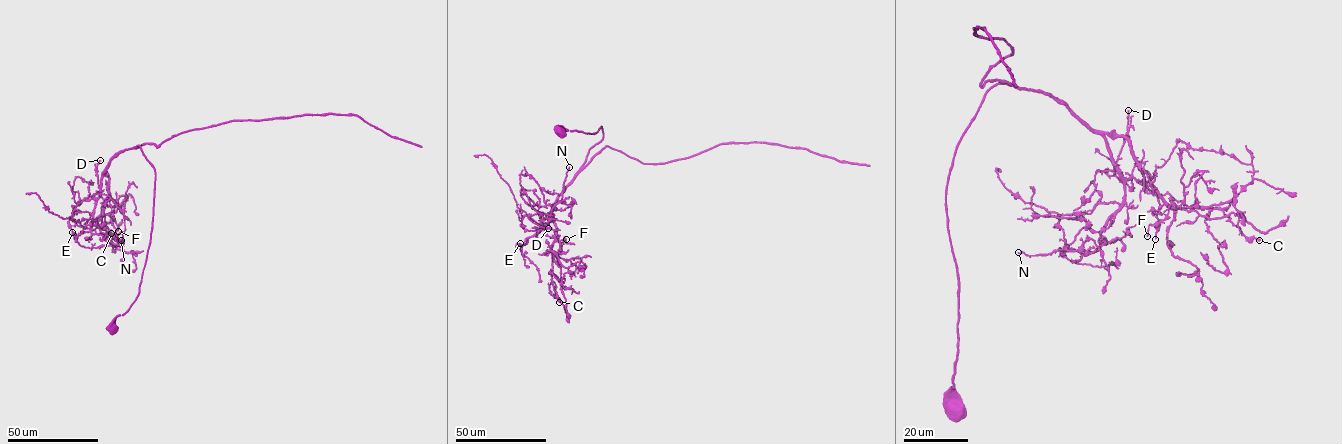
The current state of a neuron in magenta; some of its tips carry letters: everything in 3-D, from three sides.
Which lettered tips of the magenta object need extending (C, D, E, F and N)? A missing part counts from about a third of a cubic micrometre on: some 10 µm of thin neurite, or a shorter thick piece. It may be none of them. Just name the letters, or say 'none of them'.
F

